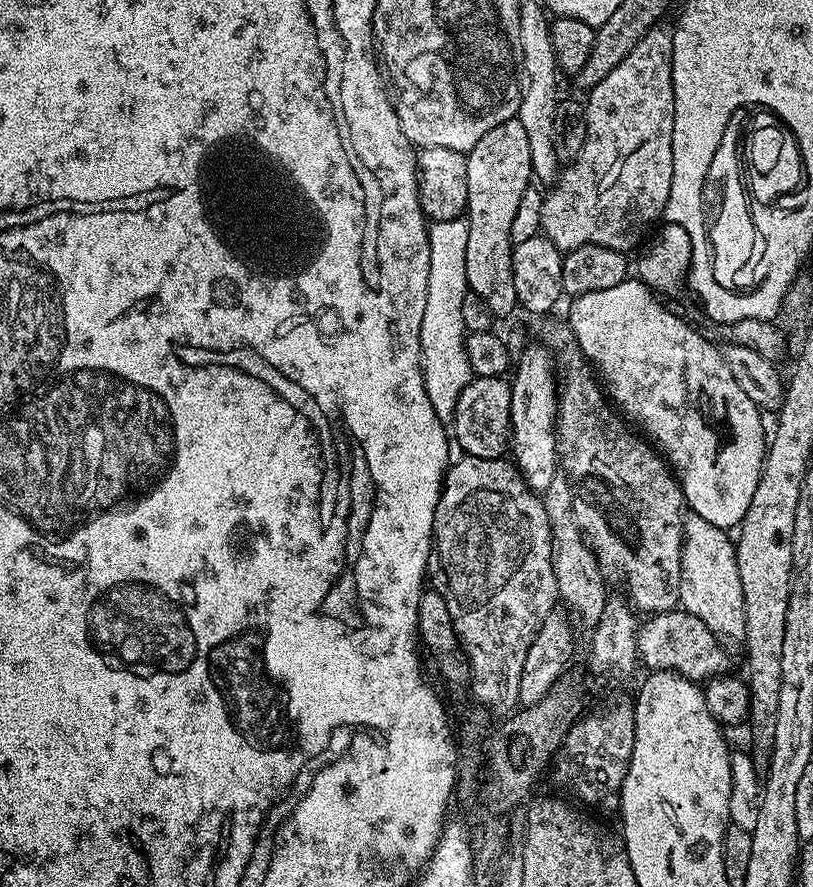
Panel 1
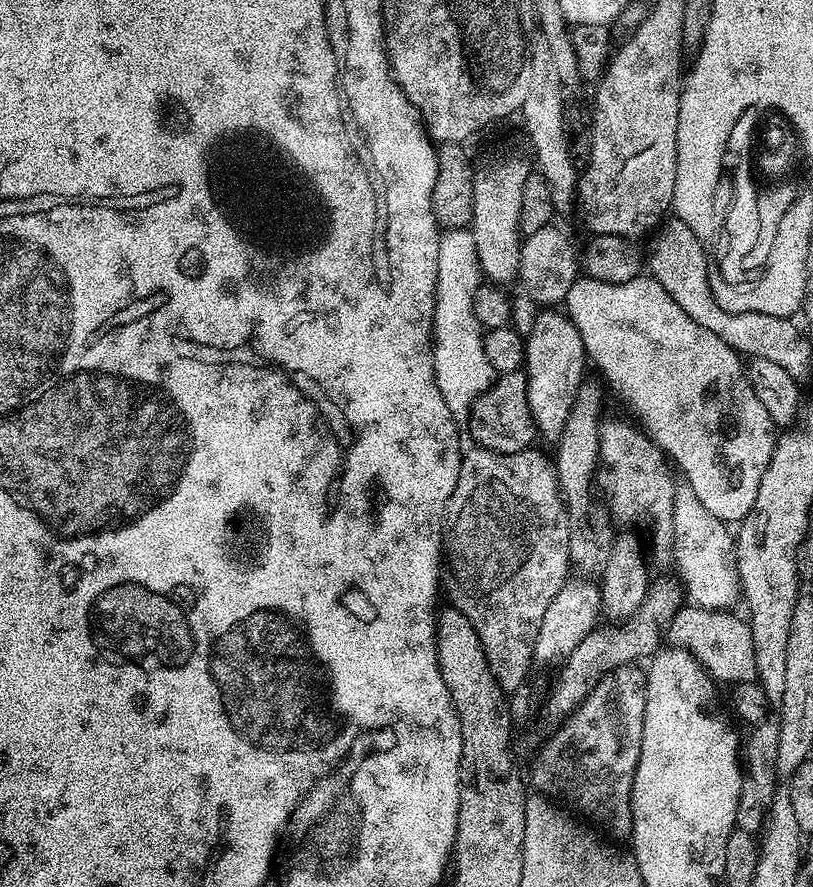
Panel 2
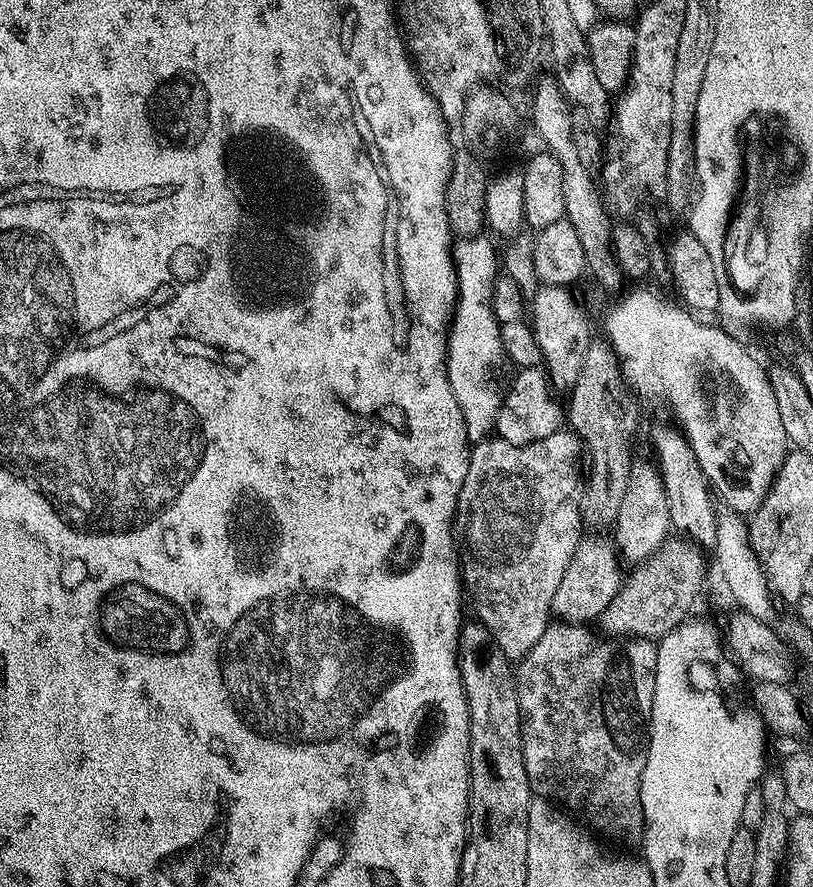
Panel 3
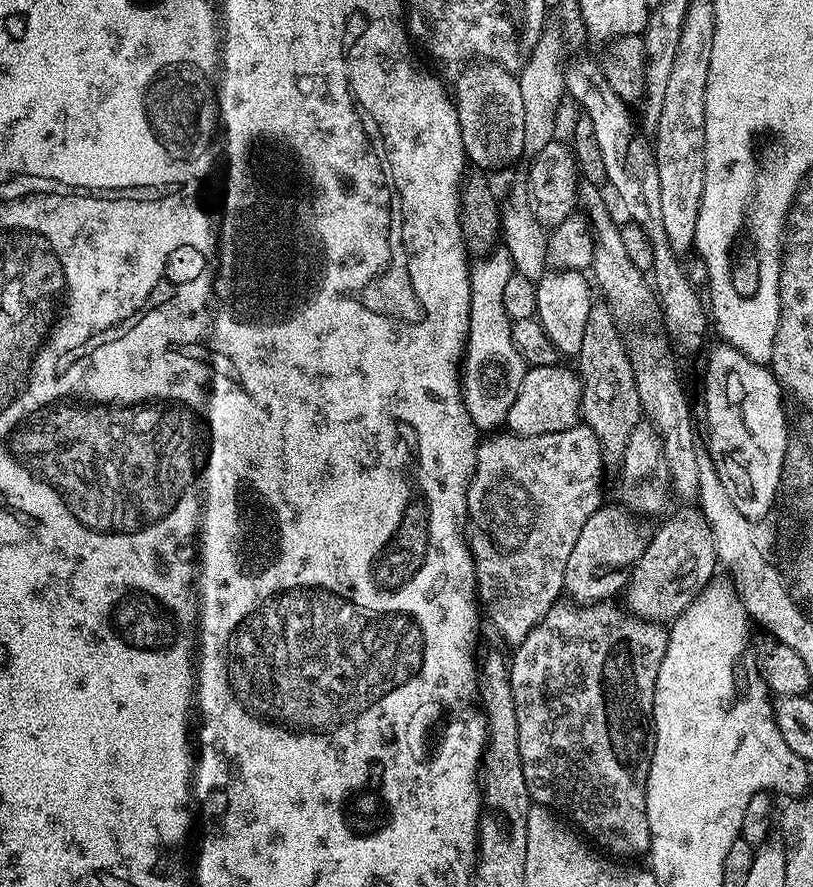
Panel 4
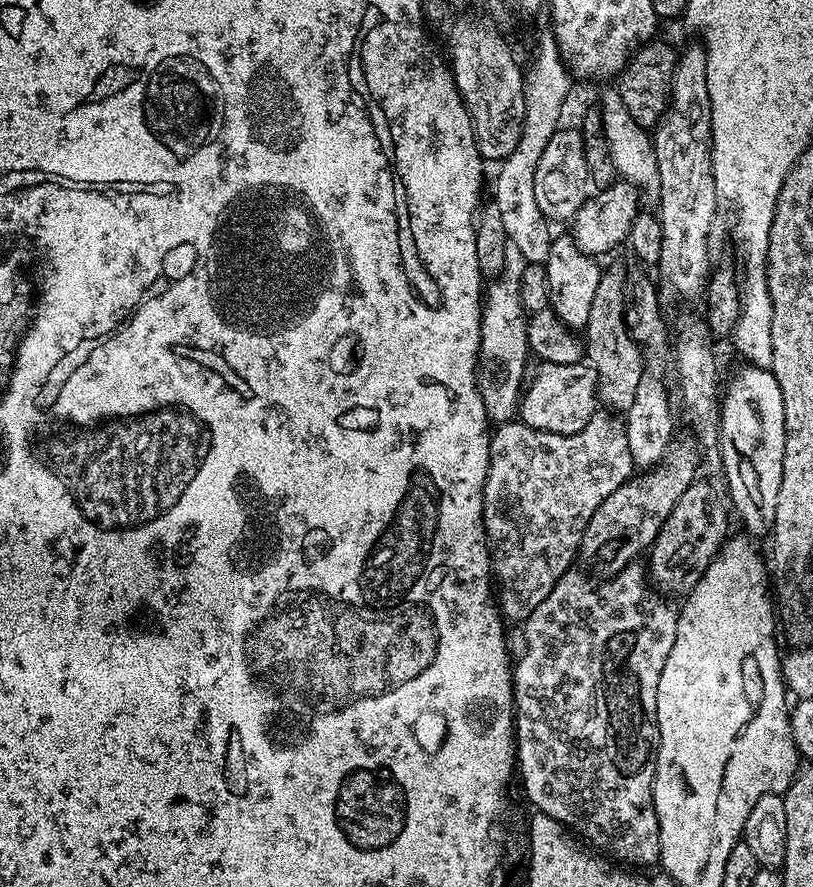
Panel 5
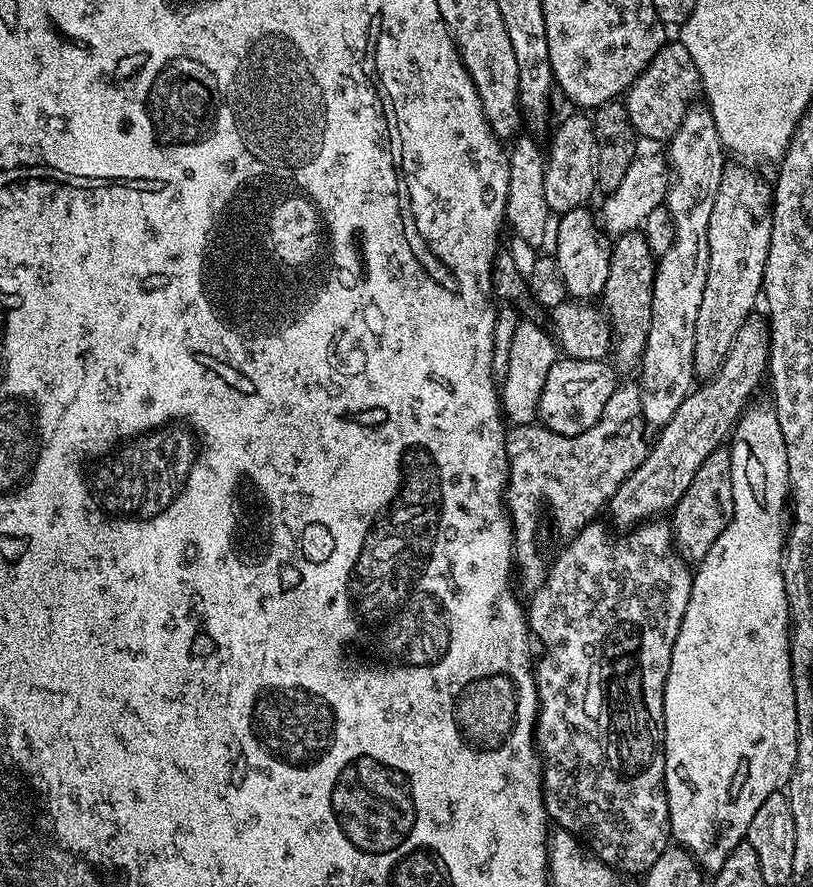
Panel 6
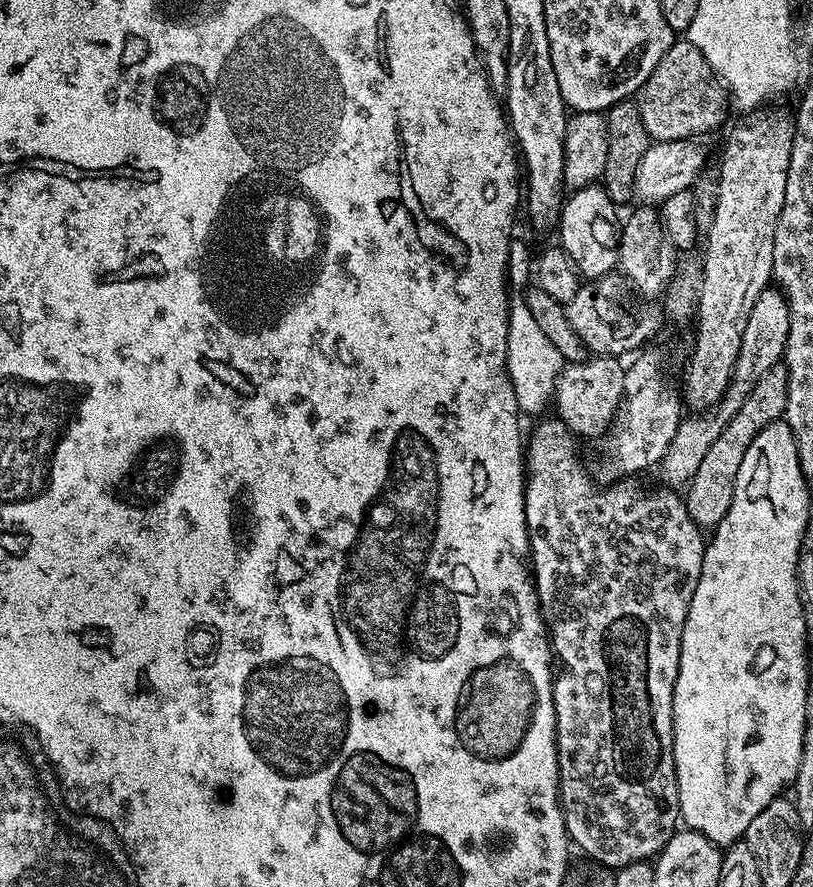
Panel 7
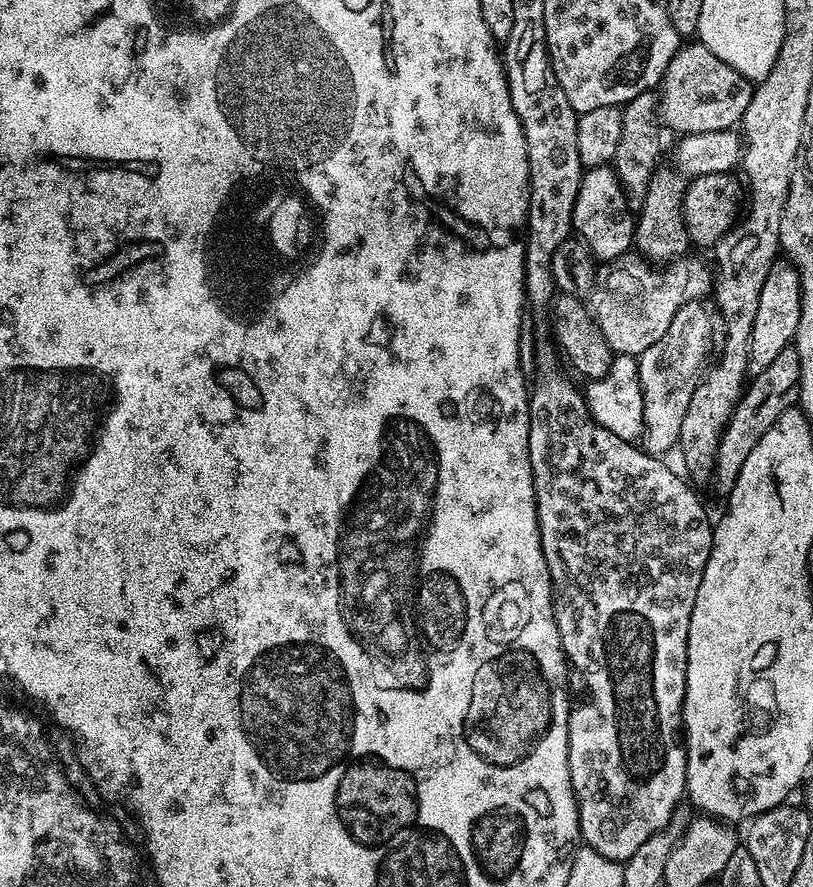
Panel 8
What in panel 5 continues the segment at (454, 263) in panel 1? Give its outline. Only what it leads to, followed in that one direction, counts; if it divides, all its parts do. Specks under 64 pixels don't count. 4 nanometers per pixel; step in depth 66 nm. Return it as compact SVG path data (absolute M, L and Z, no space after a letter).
M508 240L500 275L487 285L481 303L480 358L476 369L476 385L482 394L489 421L497 425L509 423L517 415L522 385L526 380L524 367L530 361L528 321L519 293L520 278L527 265L519 247Z

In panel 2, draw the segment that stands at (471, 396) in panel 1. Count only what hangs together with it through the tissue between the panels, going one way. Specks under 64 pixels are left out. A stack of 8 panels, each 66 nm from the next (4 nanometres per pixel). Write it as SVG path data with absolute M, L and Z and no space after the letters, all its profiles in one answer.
M523 371L505 372L495 377L494 383L481 393L472 404L470 425L477 445L486 450L502 454L525 451L538 433L532 422L532 411L528 408L528 377Z

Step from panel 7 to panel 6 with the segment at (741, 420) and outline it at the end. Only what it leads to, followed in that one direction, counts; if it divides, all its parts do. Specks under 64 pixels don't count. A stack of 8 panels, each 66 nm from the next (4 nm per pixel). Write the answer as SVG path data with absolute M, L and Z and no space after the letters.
M721 446L702 462L686 493L673 508L671 517L673 520L670 520L670 524L677 549L692 560L704 557L706 551L713 545L714 539L718 538L732 520L733 504L732 455L727 447Z

